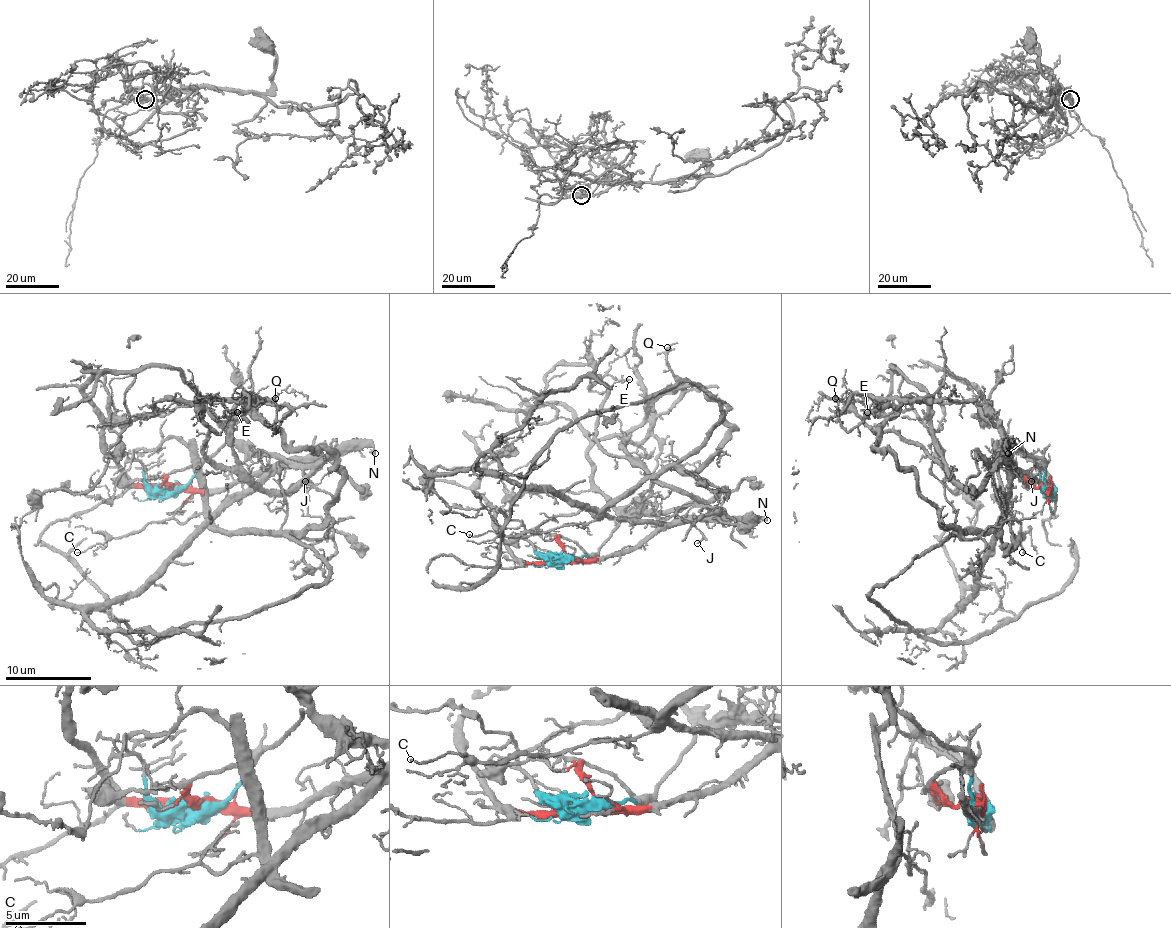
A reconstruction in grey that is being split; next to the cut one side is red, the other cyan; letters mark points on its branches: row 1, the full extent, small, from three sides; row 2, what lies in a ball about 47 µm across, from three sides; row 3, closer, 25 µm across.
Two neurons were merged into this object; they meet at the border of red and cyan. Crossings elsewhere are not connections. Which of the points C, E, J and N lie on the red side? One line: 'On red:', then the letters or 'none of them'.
On red: E, J, N

